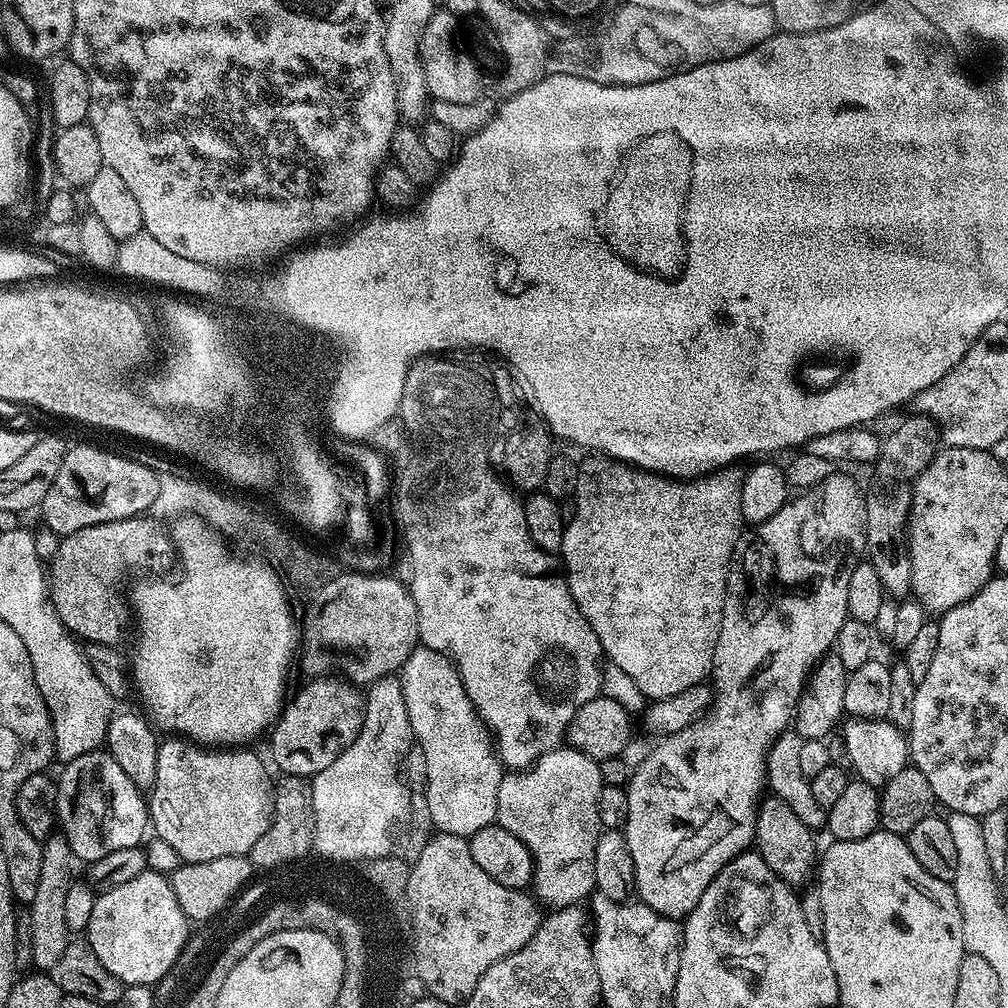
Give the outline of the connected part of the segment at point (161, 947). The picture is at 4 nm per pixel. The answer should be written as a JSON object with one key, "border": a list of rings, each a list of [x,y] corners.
{"border":[[[145,870],[136,878],[104,891],[94,902],[86,942],[98,954],[98,962],[125,986],[155,985],[170,971],[190,935],[190,921],[182,906],[178,906],[178,898],[174,898],[171,879],[165,873]]]}

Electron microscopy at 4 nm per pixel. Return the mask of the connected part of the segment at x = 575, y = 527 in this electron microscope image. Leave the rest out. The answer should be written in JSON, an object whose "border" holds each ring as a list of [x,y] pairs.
{"border":[[[603,454],[585,456],[588,457],[579,461],[578,486],[574,497],[576,509],[567,517],[564,541],[560,547],[562,568],[568,578],[570,594],[574,602],[578,602],[578,610],[582,610],[586,622],[590,622],[590,630],[594,630],[600,643],[600,651],[606,657],[607,663],[618,666],[618,670],[624,671],[633,680],[634,686],[638,686],[642,695],[649,701],[655,702],[670,698],[674,694],[682,694],[682,690],[690,690],[690,686],[705,683],[712,670],[712,659],[722,626],[722,614],[728,593],[728,569],[732,567],[738,545],[741,543],[740,527],[745,527],[746,524],[742,518],[742,482],[746,478],[745,469],[743,467],[740,469],[740,466],[729,466],[707,472],[705,476],[697,476],[695,480],[677,480],[671,476],[662,476],[658,472],[633,468],[631,464],[613,460],[611,456]]]}

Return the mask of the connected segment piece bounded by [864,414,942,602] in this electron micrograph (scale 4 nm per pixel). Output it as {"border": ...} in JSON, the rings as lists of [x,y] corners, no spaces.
{"border":[[[911,414],[888,437],[880,440],[880,453],[871,465],[872,481],[864,492],[864,547],[867,563],[874,566],[878,574],[878,582],[882,582],[882,590],[889,601],[903,602],[909,599],[912,590],[910,574],[910,554],[908,553],[908,512],[912,508],[912,488],[916,479],[926,470],[929,462],[936,457],[942,447],[942,433],[928,416]]]}

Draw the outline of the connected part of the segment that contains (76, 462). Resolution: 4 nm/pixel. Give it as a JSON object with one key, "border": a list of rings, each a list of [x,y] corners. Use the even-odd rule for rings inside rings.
{"border":[[[73,443],[69,447],[68,451],[65,454],[65,457],[62,458],[62,466],[58,469],[57,477],[54,478],[53,484],[50,486],[49,493],[46,494],[43,501],[41,501],[38,512],[44,515],[44,524],[52,532],[57,532],[57,537],[63,538],[74,534],[78,530],[82,530],[86,526],[98,526],[102,522],[114,522],[115,520],[128,520],[131,516],[139,516],[141,514],[147,513],[152,507],[152,503],[158,495],[158,478],[157,478],[157,469],[153,467],[151,463],[144,462],[144,464],[139,464],[136,460],[127,460],[124,456],[115,456],[112,452],[107,452],[104,448],[95,448],[92,444],[76,444]]]}

